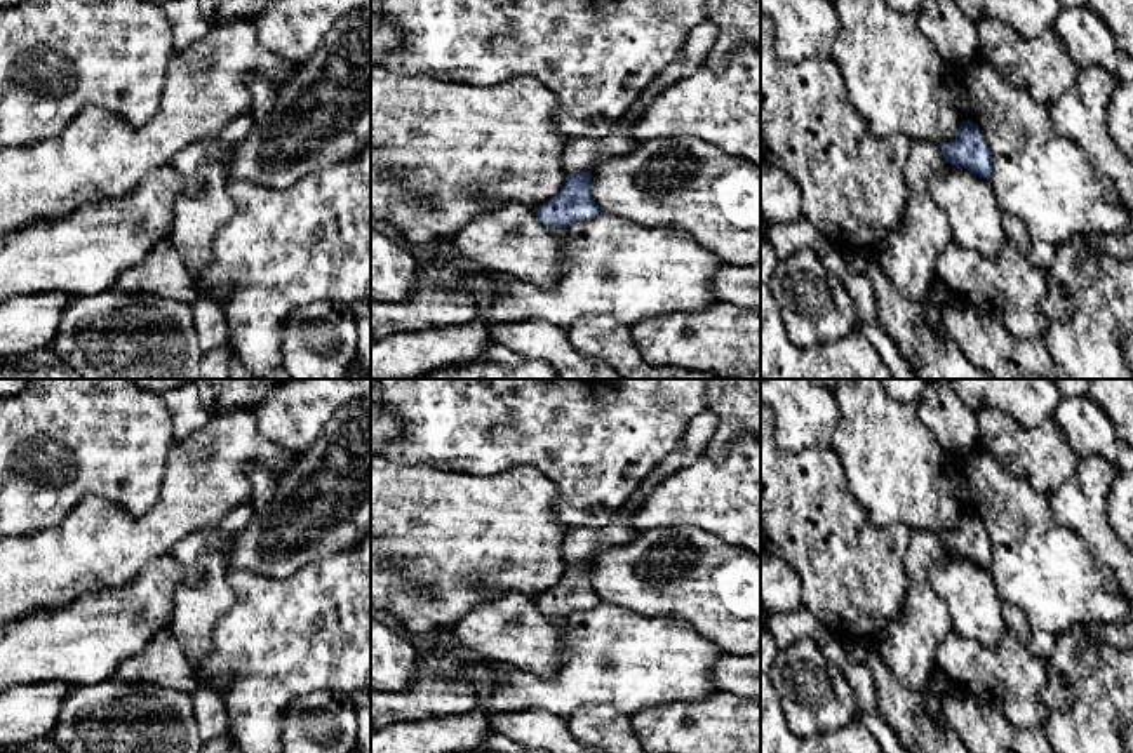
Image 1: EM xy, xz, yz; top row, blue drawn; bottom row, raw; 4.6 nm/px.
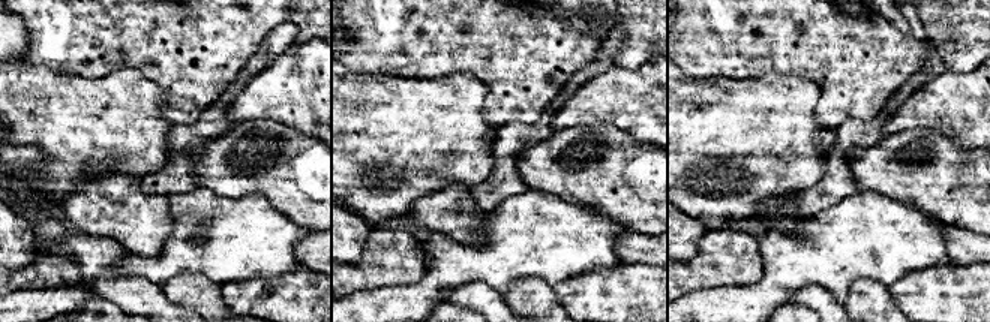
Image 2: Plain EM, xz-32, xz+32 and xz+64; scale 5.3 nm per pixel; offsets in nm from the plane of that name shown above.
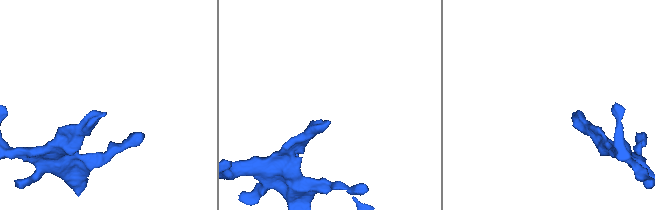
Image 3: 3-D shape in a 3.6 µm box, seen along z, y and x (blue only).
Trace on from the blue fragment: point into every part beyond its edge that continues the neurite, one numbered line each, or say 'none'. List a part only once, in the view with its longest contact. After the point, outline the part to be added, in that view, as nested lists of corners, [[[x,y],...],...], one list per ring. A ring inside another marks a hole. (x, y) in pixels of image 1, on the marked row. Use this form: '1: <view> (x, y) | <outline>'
1: xz (582, 155) | [[[705,21],[694,26],[679,56],[647,85],[639,99],[618,120],[611,134],[604,139],[573,139],[564,151],[564,172],[583,174],[592,172],[600,163],[627,155],[639,146],[632,136],[632,127],[646,113],[647,106],[672,83],[689,77],[700,64],[703,64],[710,52],[719,30],[714,23]]]

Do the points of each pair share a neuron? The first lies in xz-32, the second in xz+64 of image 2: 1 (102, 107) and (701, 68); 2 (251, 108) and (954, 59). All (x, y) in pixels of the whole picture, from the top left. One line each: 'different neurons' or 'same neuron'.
1: different neurons
2: different neurons

